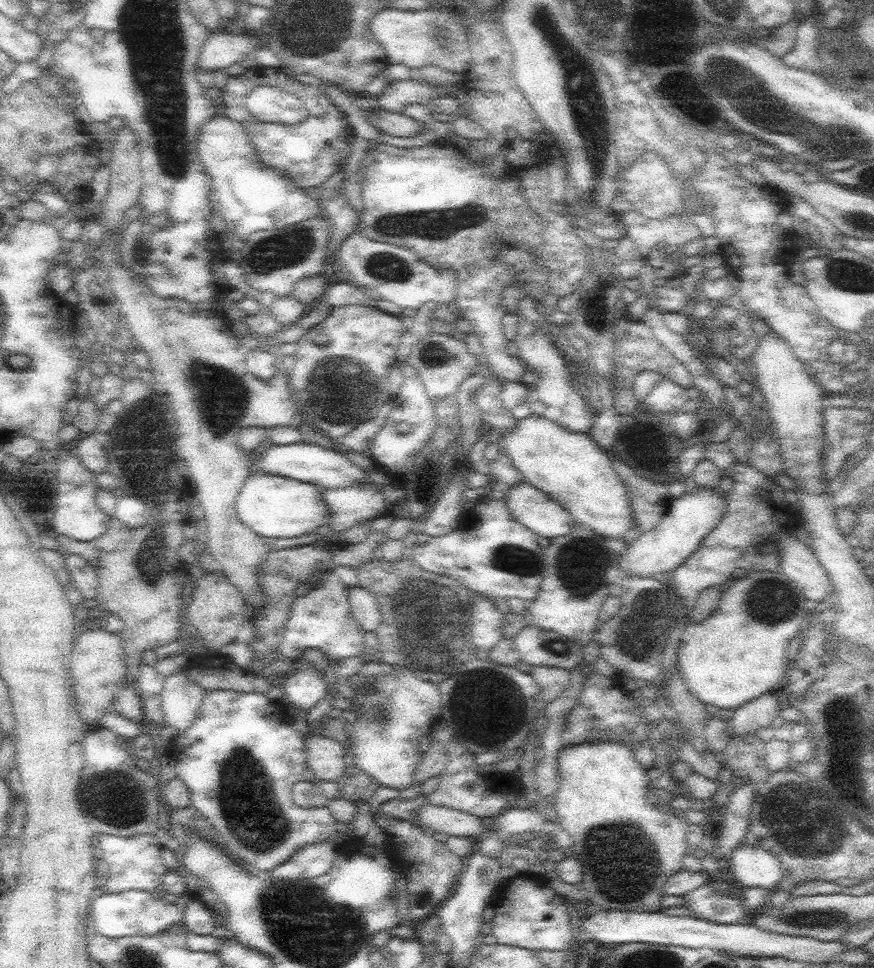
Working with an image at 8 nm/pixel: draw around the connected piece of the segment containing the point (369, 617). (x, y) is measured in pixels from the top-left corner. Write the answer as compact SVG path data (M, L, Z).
M356 584L349 589L349 603L354 618L366 631L375 631L382 620L380 605L371 590Z

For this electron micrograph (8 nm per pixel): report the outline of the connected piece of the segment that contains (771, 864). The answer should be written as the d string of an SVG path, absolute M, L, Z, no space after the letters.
M745 840L734 850L729 866L737 884L745 889L777 889L782 881L781 860L769 850L746 844Z

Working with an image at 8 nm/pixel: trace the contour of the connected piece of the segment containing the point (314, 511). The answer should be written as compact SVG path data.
M251 474L236 499L238 518L260 536L270 536L269 542L275 538L294 538L315 532L320 526L328 525L331 521L331 512L328 503L324 500L323 489L308 482L301 482L278 476L278 474Z

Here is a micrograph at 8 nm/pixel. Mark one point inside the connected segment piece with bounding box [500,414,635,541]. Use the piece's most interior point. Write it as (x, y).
(570, 467)

